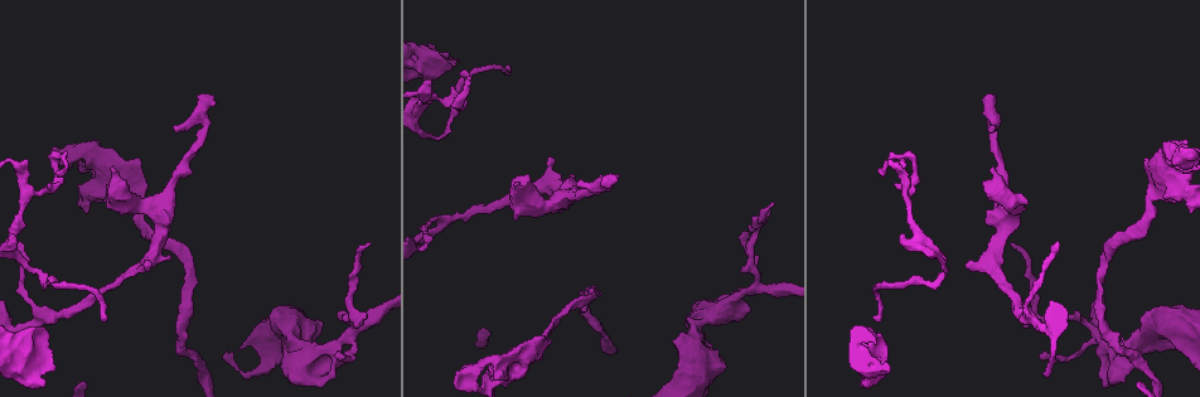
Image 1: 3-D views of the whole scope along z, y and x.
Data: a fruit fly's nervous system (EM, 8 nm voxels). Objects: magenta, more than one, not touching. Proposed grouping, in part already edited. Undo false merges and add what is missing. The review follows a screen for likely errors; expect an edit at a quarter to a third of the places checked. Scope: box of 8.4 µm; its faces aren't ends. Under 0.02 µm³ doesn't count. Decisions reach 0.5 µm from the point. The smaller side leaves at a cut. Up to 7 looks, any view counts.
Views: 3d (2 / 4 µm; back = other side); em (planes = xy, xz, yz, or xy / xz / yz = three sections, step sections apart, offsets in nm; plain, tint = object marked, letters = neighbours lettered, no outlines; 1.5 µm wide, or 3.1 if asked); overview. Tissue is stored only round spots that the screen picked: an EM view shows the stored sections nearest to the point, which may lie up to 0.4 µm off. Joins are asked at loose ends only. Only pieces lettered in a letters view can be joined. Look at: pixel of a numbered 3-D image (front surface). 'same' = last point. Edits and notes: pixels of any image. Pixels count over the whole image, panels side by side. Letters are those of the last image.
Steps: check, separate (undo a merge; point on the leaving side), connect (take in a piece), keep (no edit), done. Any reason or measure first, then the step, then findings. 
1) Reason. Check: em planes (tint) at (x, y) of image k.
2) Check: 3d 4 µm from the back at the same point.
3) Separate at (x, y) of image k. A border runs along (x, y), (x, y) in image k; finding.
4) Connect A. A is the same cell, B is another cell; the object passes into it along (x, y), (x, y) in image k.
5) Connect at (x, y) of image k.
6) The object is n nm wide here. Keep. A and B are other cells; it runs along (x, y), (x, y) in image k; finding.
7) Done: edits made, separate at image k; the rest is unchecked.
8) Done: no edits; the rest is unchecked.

Tapers out. Check: em xy step 8 (letters) at (343, 358) of image 1.

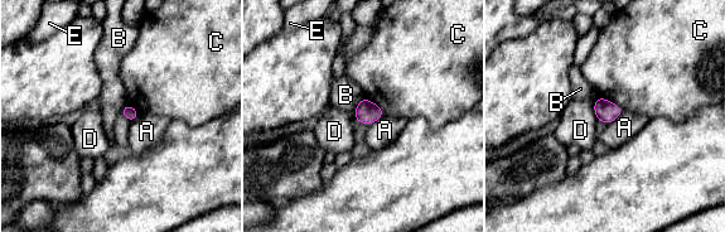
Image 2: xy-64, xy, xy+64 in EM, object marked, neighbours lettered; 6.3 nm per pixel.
Keep. A, B, C, D and E are other cells; a border runs along (624, 111), (607, 125) in image 2; none of them fits.

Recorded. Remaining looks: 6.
Thick end. Check: em planes (tint) at (169, 223) of image 1.

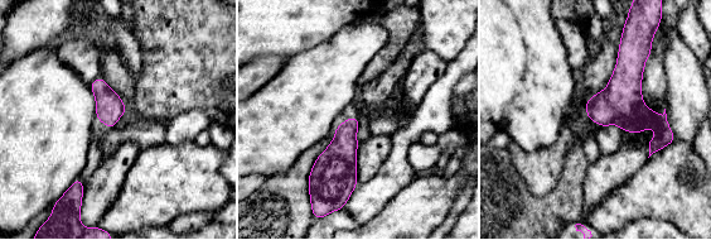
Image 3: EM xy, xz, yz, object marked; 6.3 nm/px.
What lies round it. Check: em planes (letters) at the same point.

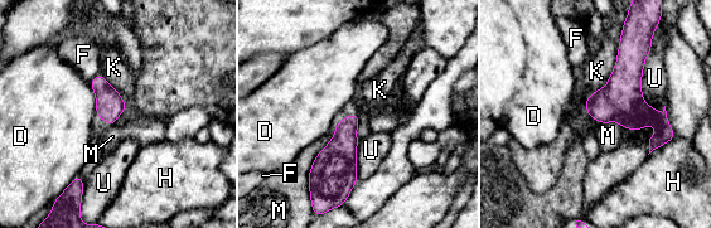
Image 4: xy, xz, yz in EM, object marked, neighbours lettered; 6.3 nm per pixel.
Keep. D, F, H, K, M and U are other cells; none of them fits.

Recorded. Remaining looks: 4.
Calibre changes. Check: 3d 4 µm at (1149, 210) of image 1.

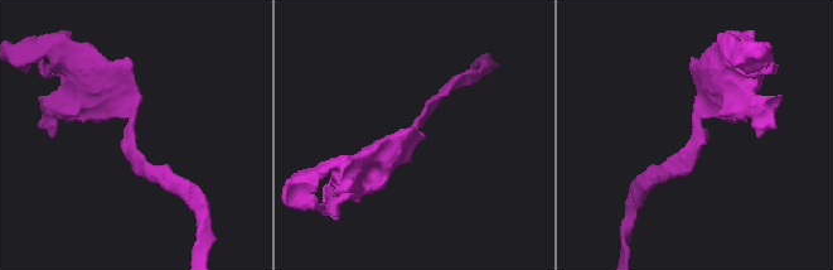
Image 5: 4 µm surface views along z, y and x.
Check: em planes (letters) at (696, 128) of image 5.

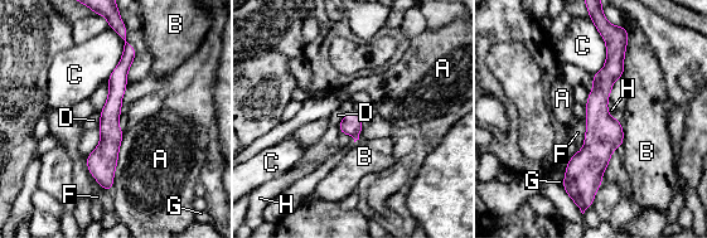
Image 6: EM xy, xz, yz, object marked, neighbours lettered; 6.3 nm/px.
Keep. A, B, C, D, F, G and H are other cells; it runs along (609, 44), (589, 194) in image 6; all the same neuron.

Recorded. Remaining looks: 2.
Done: no edits; the rest is unchecked.

